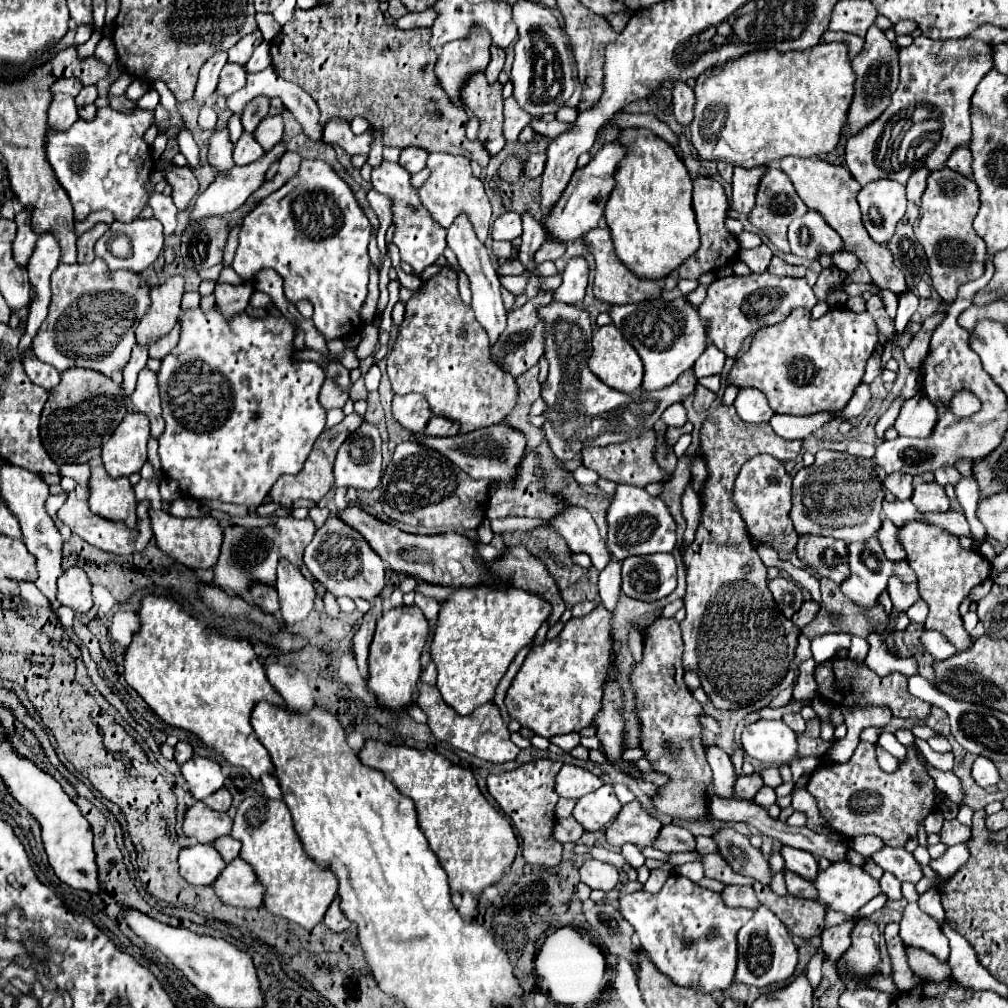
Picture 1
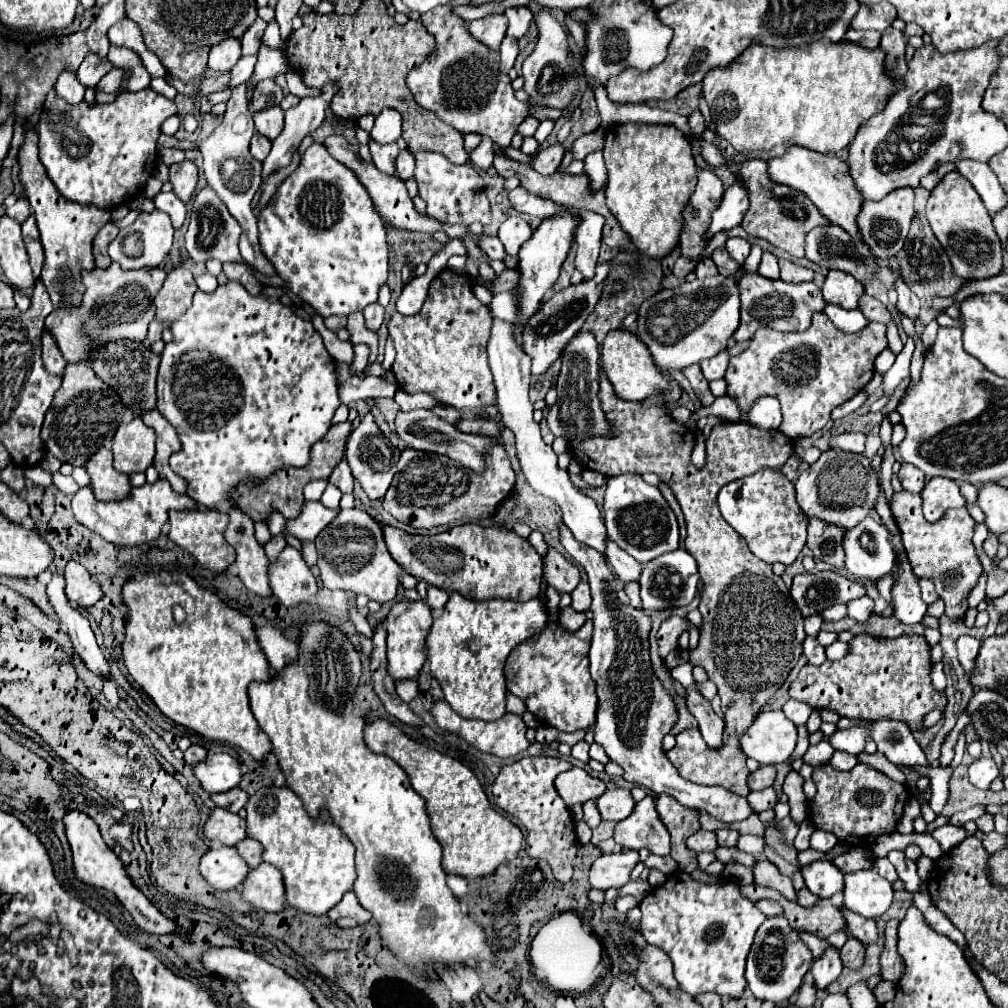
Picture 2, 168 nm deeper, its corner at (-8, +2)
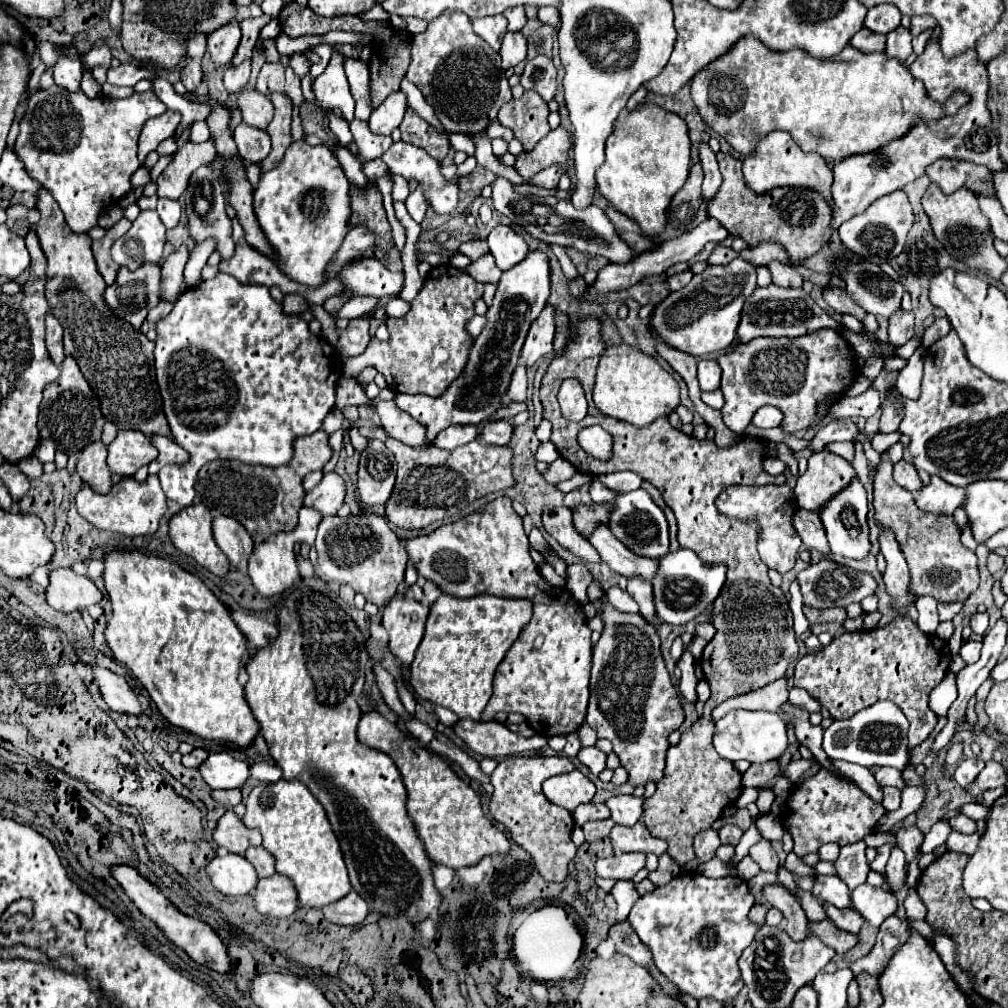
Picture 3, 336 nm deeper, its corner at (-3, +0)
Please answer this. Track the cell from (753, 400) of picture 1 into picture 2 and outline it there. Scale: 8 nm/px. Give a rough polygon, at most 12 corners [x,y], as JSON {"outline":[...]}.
{"outline":[[757,399],[747,411],[749,423],[759,429],[779,429],[779,401]]}

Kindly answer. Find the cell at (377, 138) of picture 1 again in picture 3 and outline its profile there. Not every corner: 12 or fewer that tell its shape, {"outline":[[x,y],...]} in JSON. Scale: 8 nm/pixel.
{"outline":[[402,91],[390,93],[370,115],[370,129],[390,135],[408,109]]}

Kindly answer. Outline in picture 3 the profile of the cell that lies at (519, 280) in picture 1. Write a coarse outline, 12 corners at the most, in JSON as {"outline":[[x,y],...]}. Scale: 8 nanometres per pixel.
{"outline":[[475,315],[467,324],[472,339],[486,324],[485,315]]}

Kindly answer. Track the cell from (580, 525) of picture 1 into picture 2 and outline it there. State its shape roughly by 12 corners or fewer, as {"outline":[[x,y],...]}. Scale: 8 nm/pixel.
{"outline":[[607,539],[605,559],[621,581],[639,581],[641,565]]}

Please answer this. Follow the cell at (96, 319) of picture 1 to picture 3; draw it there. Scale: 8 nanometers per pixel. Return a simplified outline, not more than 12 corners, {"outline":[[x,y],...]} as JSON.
{"outline":[[160,265],[120,267],[104,299],[140,329],[160,303]]}

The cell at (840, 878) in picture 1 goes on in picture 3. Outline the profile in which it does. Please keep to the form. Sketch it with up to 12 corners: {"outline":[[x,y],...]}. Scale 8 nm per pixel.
{"outline":[[868,883],[852,891],[854,909],[872,925],[896,913],[896,895]]}

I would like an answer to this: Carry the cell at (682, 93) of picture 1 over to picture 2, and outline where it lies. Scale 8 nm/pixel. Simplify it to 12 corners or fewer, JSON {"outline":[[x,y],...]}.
{"outline":[[701,111],[689,115],[689,127],[695,137],[705,131]]}

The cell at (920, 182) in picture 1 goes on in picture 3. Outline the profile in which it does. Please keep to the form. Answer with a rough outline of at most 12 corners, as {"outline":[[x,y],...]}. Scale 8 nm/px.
{"outline":[[938,159],[926,169],[944,193],[996,197],[994,173],[970,161]]}

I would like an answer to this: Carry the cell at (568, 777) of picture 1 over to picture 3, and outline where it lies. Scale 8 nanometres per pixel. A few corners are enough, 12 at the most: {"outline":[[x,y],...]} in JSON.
{"outline":[[584,773],[546,779],[550,803],[574,811],[592,801],[596,787]]}

